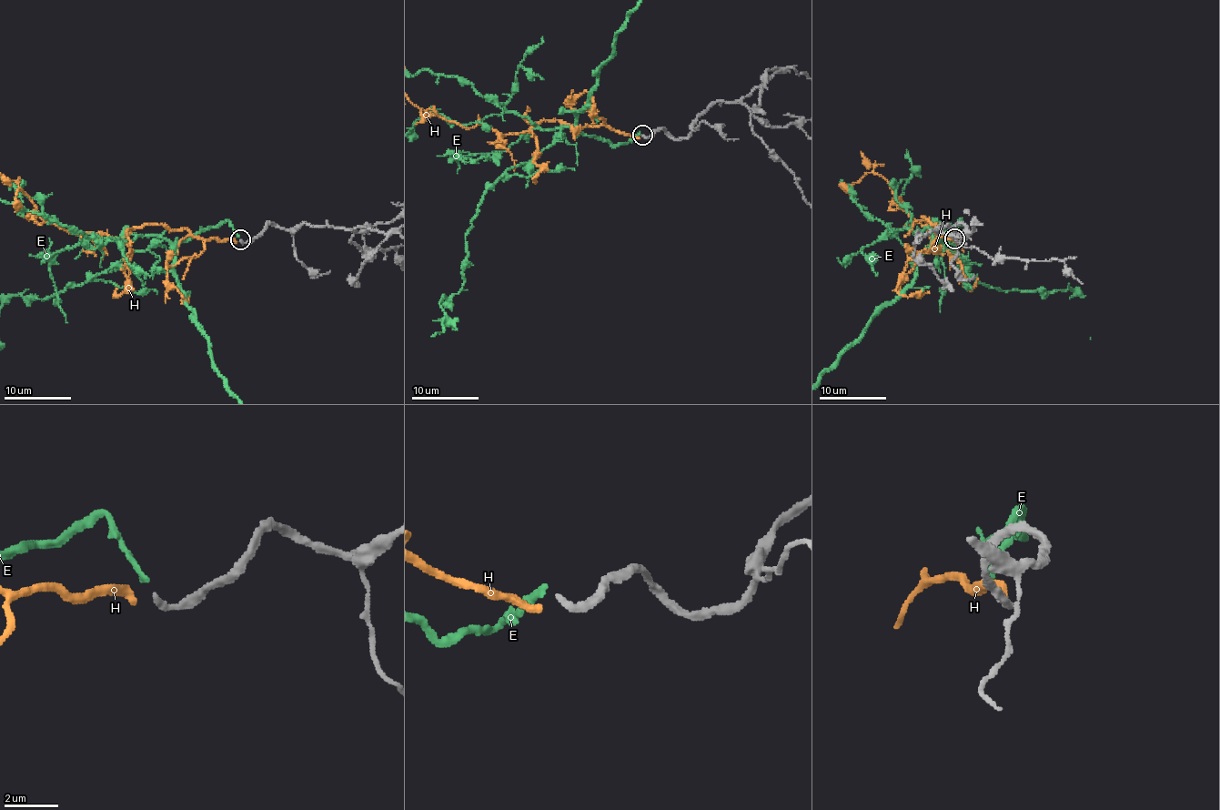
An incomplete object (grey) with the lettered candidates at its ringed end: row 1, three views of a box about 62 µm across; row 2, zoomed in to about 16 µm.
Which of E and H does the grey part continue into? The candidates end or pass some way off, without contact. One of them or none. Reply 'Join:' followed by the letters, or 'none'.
Join: E

